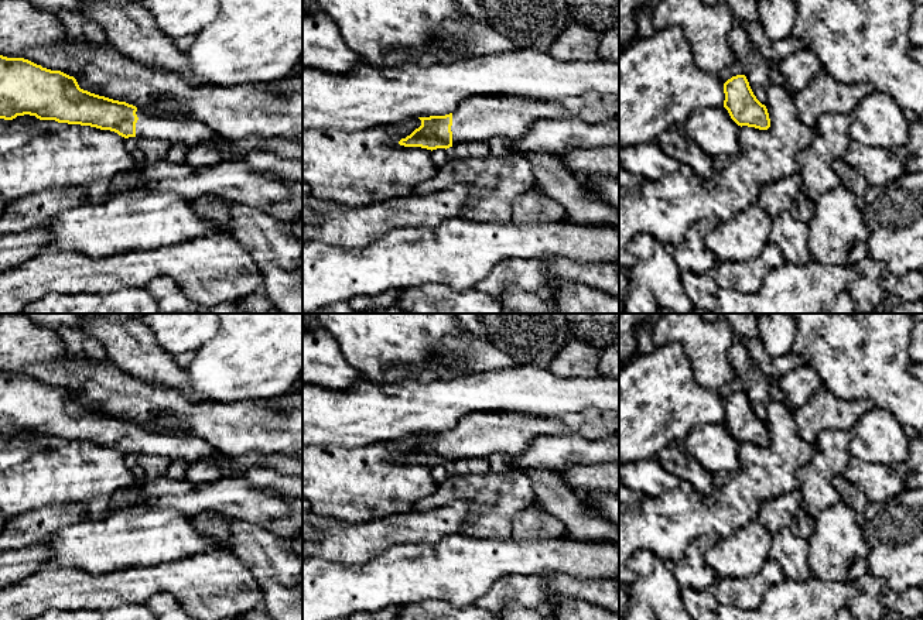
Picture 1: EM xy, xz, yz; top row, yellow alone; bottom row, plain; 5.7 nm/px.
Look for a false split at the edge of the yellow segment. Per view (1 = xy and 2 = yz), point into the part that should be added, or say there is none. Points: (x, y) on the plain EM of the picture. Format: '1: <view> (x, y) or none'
1: xy (174, 444)
2: none

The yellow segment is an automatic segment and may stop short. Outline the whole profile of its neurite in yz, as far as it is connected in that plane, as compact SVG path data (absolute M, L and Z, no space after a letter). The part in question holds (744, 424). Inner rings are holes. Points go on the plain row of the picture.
M736 391L724 400L724 424L738 442L768 446L770 443L769 429L753 411L745 391Z

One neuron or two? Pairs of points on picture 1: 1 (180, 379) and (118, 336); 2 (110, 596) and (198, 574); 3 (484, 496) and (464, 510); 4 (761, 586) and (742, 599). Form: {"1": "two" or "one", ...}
{"1": "one", "2": "one", "3": "two", "4": "one"}

